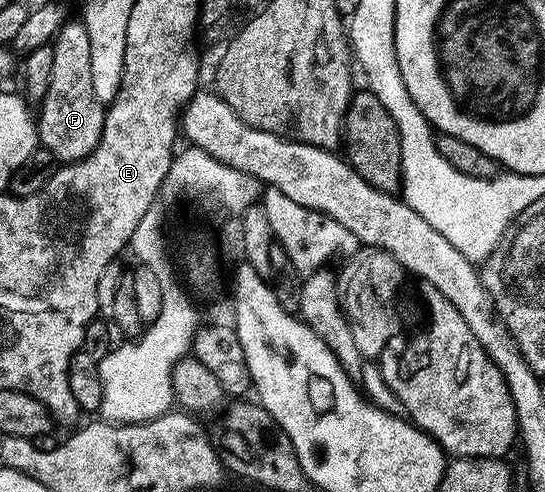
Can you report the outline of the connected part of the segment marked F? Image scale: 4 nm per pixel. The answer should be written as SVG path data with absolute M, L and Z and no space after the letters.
M72 18L60 27L51 41L54 50L54 71L50 73L50 86L38 108L38 140L43 147L56 155L57 161L71 162L86 158L98 146L104 129L105 105L94 94L92 67L90 66L90 34L86 34L83 19Z

